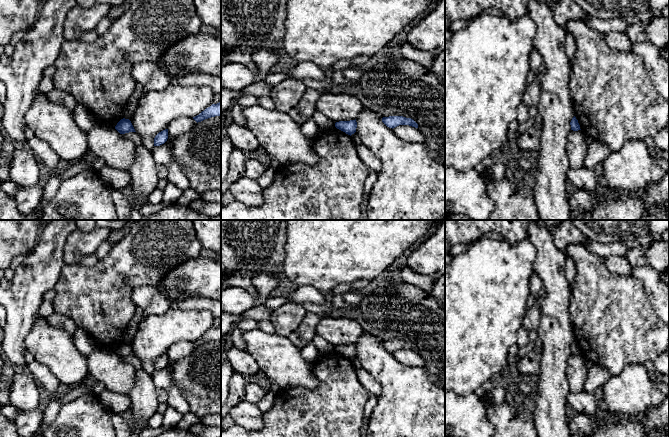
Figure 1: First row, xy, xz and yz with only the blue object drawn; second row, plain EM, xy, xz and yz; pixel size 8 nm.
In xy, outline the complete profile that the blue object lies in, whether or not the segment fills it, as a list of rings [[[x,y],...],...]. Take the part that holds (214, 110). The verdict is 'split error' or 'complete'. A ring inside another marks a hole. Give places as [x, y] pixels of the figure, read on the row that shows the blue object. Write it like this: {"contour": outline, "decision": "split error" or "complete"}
{"contour": [[[221,101],[217,104],[212,104],[210,107],[202,111],[199,115],[193,117],[193,119],[198,123],[215,116],[221,116]]], "decision": "complete"}

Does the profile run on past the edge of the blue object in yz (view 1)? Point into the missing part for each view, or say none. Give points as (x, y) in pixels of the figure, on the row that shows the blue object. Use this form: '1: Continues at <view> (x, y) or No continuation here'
1: No continuation here

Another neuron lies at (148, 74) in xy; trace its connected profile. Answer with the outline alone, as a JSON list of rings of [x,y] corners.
[[[142,61],[133,66],[131,74],[135,81],[143,86],[144,94],[150,91],[162,90],[172,85],[167,75],[155,62]]]

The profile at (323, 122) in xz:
[[[315,110],[312,115],[314,122],[320,129],[335,127],[335,122],[326,117],[323,113]]]

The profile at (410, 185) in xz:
[[[363,108],[356,118],[356,133],[380,160],[377,181],[369,193],[367,220],[440,220],[445,219],[445,166],[429,156],[424,143],[398,138],[382,122],[383,116]]]

